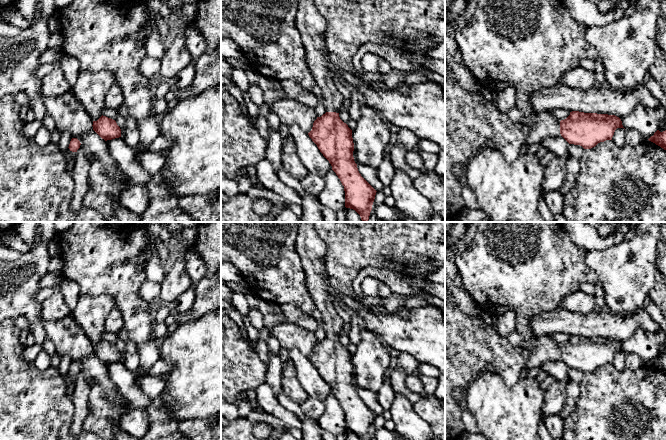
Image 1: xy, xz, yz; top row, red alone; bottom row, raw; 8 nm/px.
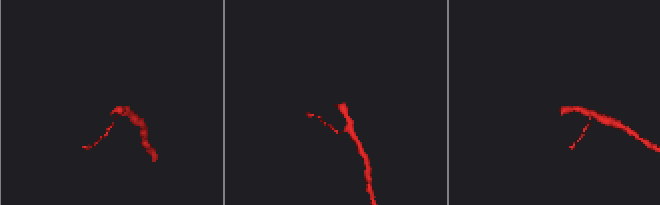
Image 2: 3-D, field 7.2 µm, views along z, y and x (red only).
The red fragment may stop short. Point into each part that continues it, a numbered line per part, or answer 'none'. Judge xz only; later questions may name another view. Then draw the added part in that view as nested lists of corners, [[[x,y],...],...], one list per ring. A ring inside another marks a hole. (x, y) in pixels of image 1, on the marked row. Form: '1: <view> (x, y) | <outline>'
1: xz (311, 25) | [[[298,0],[295,23],[302,38],[307,65],[322,91],[326,111],[339,113],[345,98],[337,90],[329,70],[325,57],[327,23],[313,0]]]

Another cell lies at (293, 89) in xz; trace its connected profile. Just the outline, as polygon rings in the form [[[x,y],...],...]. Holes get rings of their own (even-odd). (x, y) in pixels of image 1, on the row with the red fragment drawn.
[[[285,79],[280,81],[280,85],[287,98],[295,99],[307,106],[316,107],[319,99],[302,84],[294,79]]]

